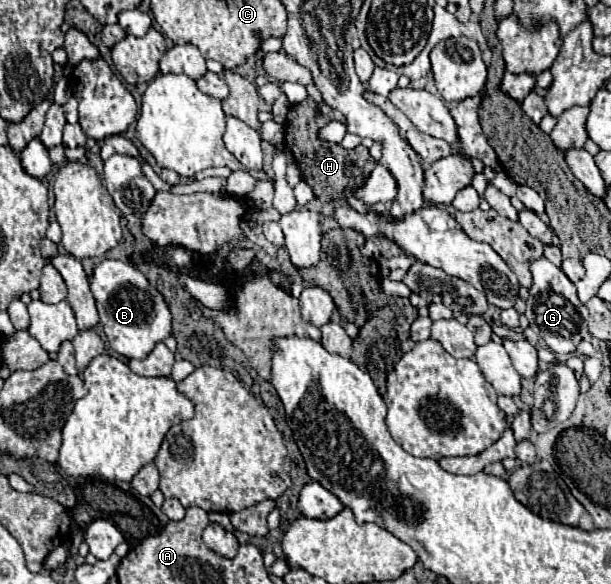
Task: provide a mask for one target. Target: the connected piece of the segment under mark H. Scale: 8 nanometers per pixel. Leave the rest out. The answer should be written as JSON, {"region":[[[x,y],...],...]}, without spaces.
{"region":[[[307,97],[305,101],[291,105],[289,113],[287,113],[287,121],[285,121],[285,143],[287,149],[293,153],[303,179],[309,183],[309,187],[313,189],[313,193],[323,201],[347,201],[355,189],[363,187],[363,181],[367,181],[367,177],[371,175],[371,169],[375,167],[373,157],[369,155],[369,149],[363,145],[357,145],[355,149],[347,151],[337,143],[325,143],[317,139],[317,129],[321,127],[321,119],[317,115],[317,111],[313,109],[313,97]]]}

